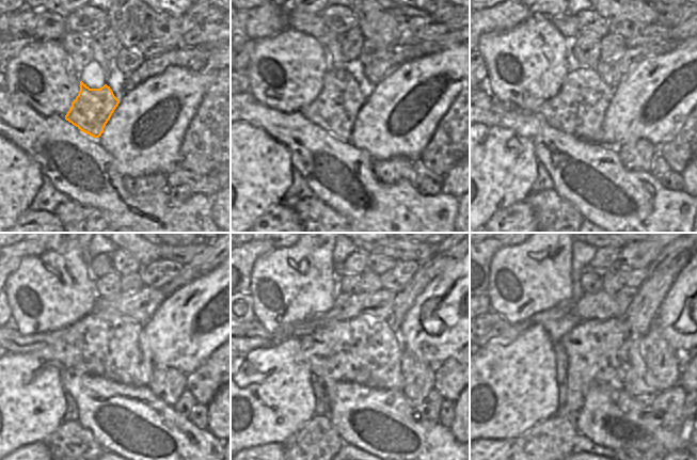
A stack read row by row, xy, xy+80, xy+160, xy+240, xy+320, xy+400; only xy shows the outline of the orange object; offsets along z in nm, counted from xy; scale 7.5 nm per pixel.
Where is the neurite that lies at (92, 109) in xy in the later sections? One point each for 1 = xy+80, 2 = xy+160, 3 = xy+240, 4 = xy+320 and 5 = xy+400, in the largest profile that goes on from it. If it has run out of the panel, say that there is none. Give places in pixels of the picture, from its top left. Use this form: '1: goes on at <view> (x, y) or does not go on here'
1: goes on at xy+80 (334, 110)
2: goes on at xy+160 (577, 109)
3: goes on at xy+240 (104, 344)
4: goes on at xy+320 (365, 351)
5: goes on at xy+400 (605, 353)

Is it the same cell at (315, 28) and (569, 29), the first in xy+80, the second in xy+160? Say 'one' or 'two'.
one

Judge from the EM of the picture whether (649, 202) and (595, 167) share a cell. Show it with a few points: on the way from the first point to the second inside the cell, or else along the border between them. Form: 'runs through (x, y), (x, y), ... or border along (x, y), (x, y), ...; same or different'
runs through (635, 200), (631, 196), (624, 196), (608, 180); same

